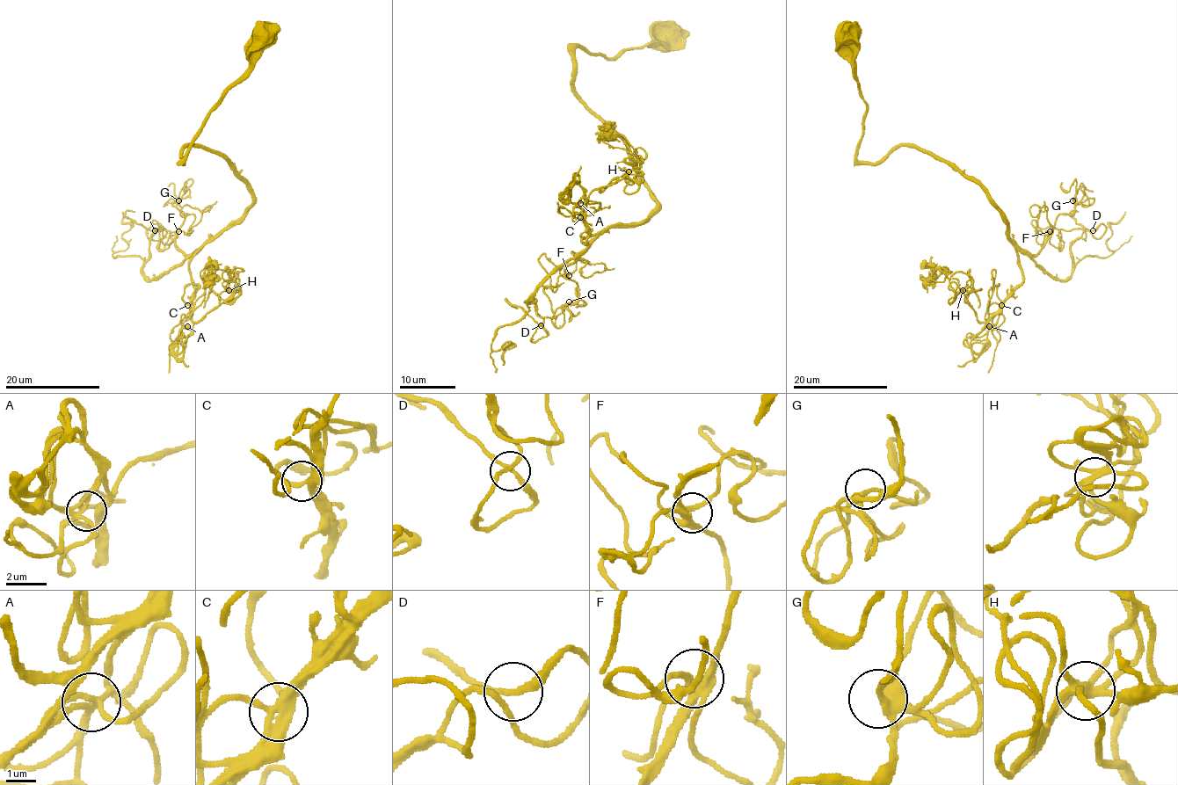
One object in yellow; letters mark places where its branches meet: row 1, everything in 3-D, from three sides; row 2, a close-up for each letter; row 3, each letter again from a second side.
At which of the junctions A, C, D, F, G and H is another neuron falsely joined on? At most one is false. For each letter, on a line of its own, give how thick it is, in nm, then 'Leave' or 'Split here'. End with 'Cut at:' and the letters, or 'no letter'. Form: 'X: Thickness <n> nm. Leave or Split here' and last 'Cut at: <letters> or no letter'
A: Thickness 200 nm. Leave
C: Thickness 320 nm. Leave
D: Thickness 190 nm. Leave
F: Thickness 240 nm. Leave
G: Thickness 320 nm. Leave
H: Thickness 320 nm. Leave
Cut at: no letter

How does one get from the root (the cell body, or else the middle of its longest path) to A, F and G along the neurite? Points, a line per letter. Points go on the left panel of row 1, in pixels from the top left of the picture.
A: (262, 33), (251, 67), (183, 163), (182, 151), (217, 151), (251, 196), (189, 265), (187, 326)
F: (262, 33), (251, 67), (183, 163), (182, 151), (217, 151), (251, 206), (190, 254), (176, 244), (178, 231)
G: (262, 33), (251, 67), (183, 163), (182, 151), (217, 151), (251, 206), (185, 254), (178, 200)

